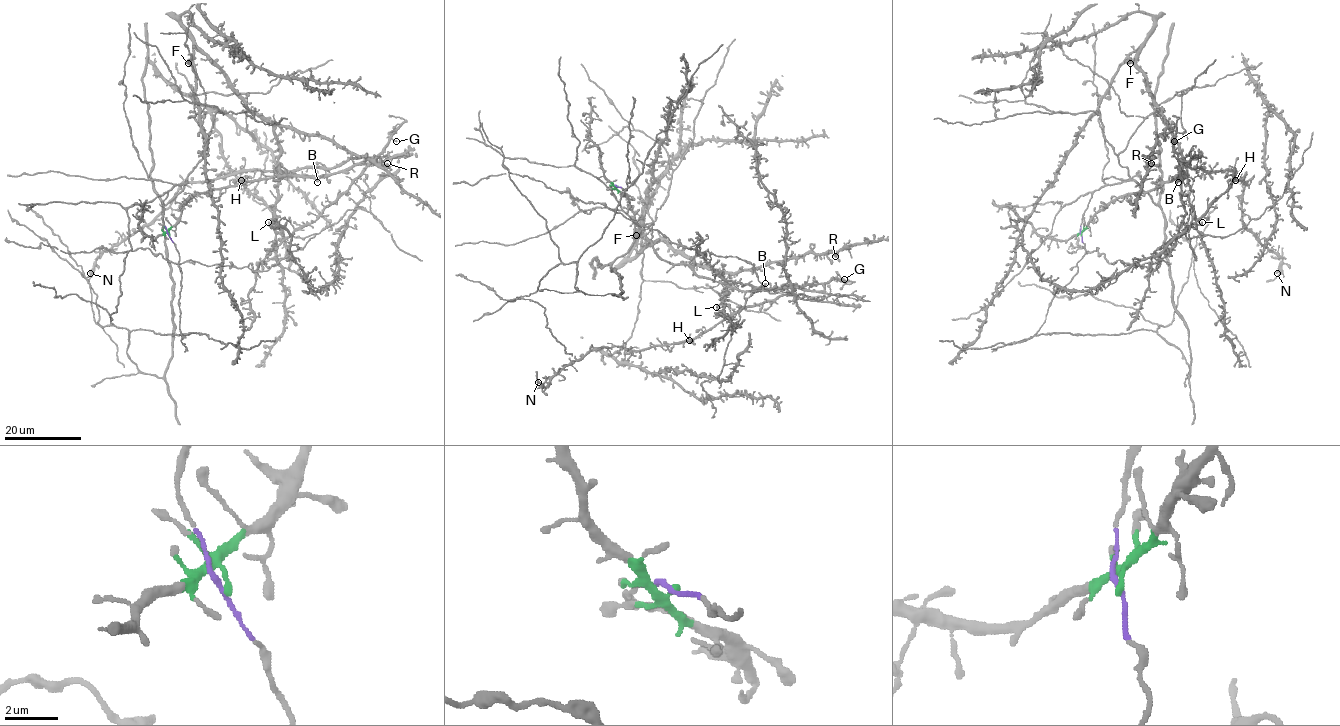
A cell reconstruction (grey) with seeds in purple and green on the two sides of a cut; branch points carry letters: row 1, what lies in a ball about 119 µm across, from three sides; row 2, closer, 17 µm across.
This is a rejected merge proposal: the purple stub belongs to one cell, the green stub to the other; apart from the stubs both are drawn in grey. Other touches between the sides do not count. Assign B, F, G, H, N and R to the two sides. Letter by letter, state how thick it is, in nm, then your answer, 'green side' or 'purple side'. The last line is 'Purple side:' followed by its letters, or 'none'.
B: calibre 340 nm; green side
F: calibre 400 nm; purple side
G: calibre 200 nm; green side
H: calibre 360 nm; green side
N: calibre 420 nm; green side
R: calibre 480 nm; purple side
Purple side: F, R

